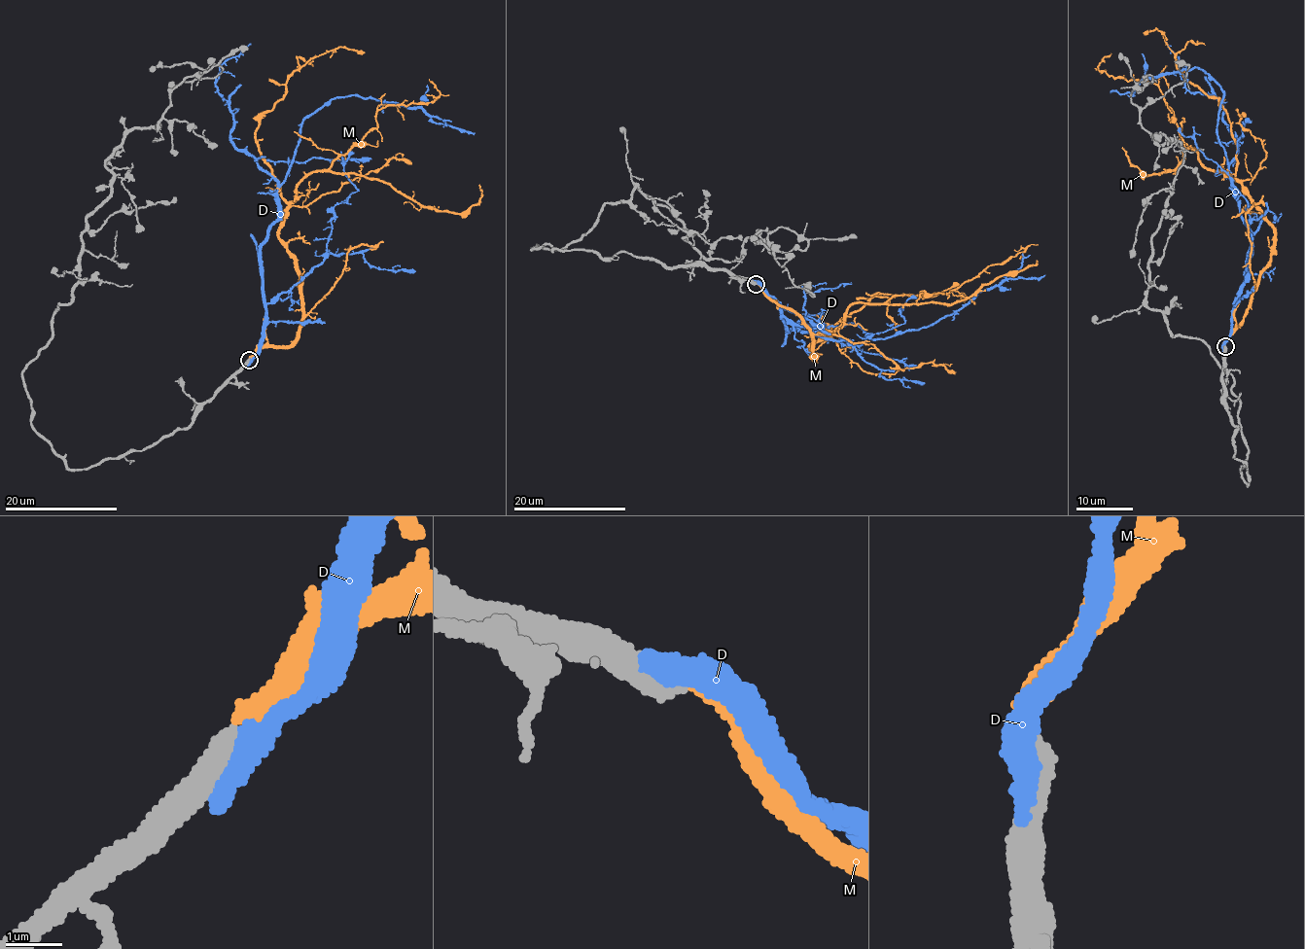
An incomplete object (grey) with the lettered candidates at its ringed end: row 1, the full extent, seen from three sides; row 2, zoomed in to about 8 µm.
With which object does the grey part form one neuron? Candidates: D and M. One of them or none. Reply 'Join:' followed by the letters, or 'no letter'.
Join: no letter

